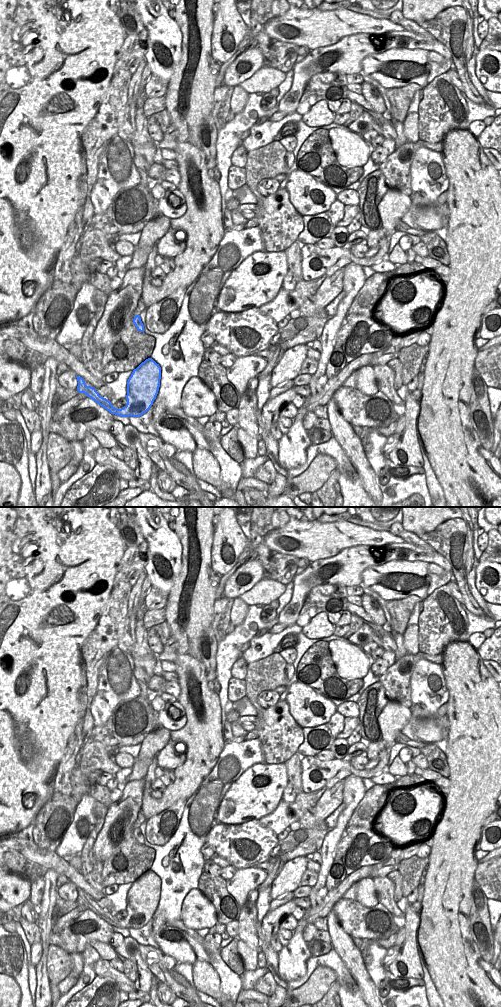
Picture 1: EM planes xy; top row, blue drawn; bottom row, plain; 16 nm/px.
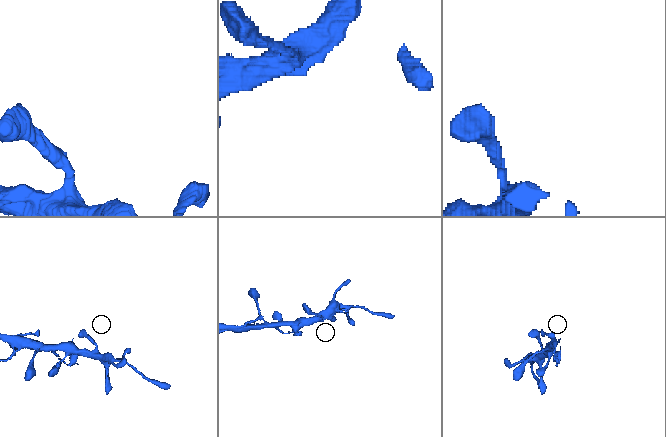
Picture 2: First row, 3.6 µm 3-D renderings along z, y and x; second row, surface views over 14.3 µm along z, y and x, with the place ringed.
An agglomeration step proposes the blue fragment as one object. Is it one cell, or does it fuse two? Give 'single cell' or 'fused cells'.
single cell

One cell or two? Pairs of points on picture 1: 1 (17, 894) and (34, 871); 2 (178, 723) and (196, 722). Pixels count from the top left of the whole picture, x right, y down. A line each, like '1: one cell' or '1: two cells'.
1: two cells
2: two cells

